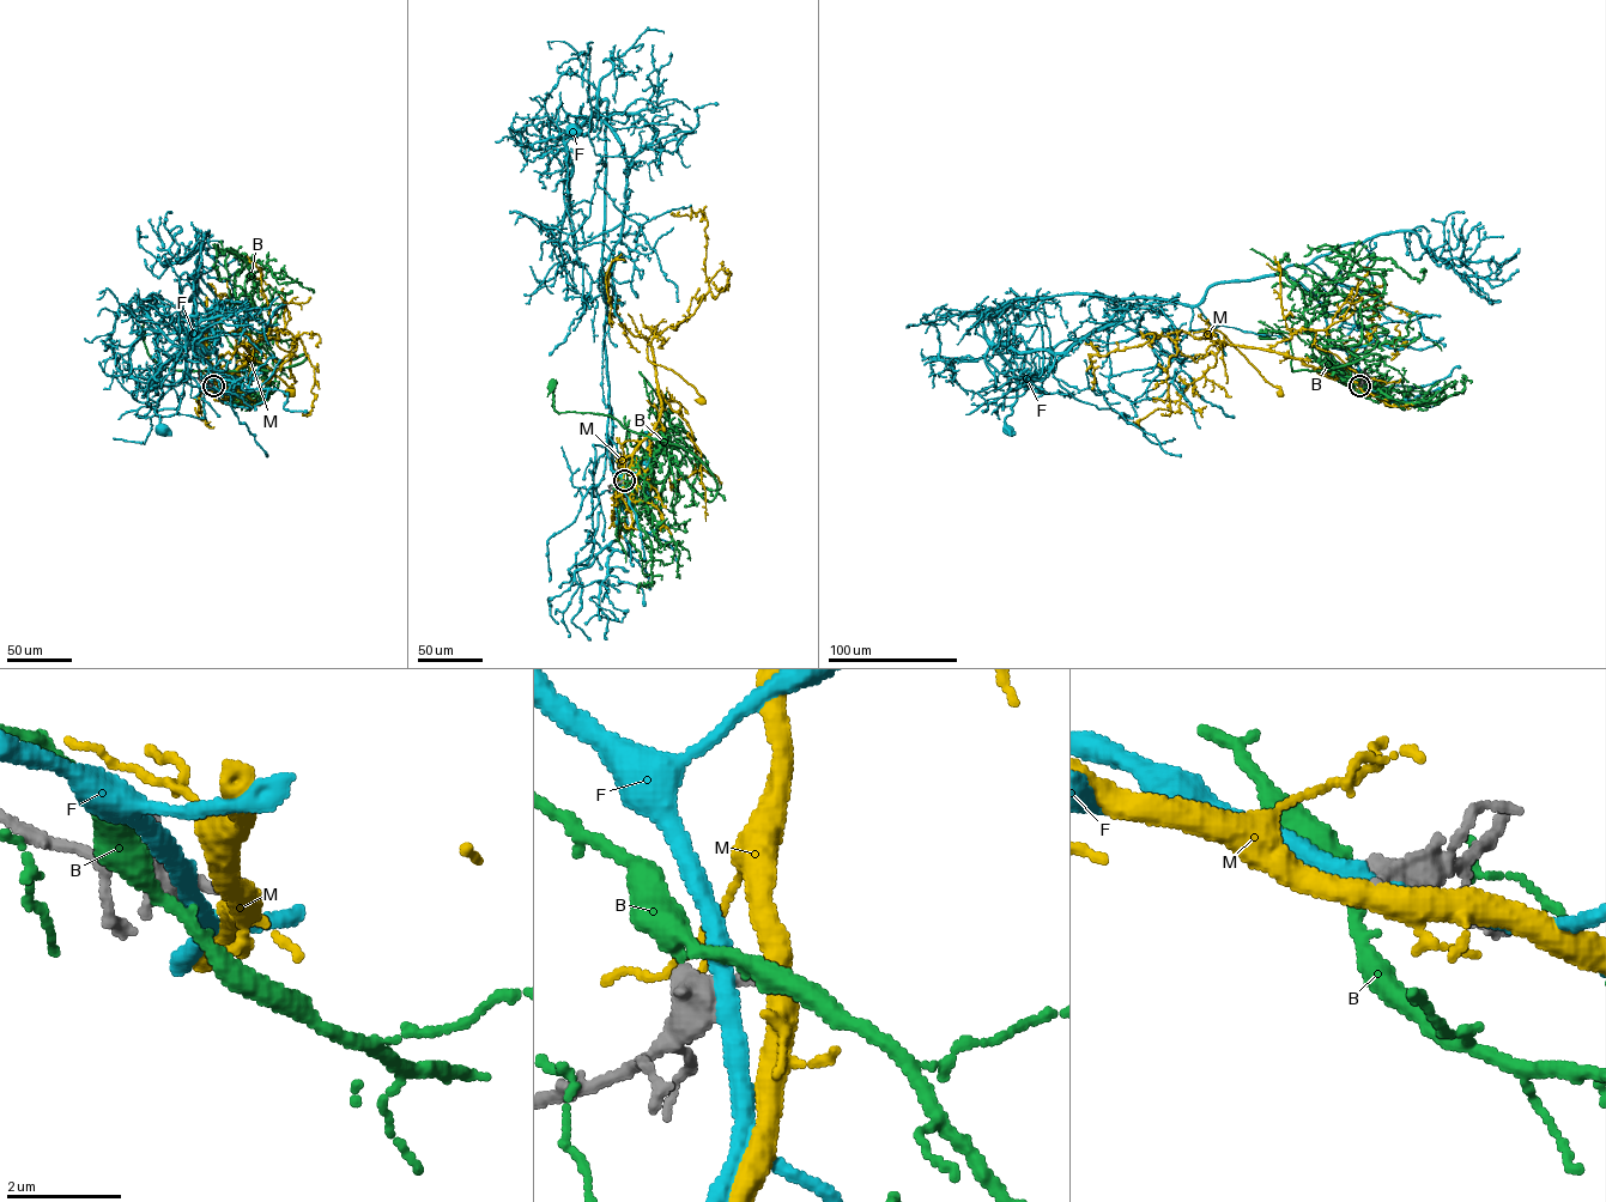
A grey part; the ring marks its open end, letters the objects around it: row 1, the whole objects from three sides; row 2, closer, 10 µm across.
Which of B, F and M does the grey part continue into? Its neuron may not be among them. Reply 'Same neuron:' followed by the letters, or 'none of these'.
Same neuron: none of these

